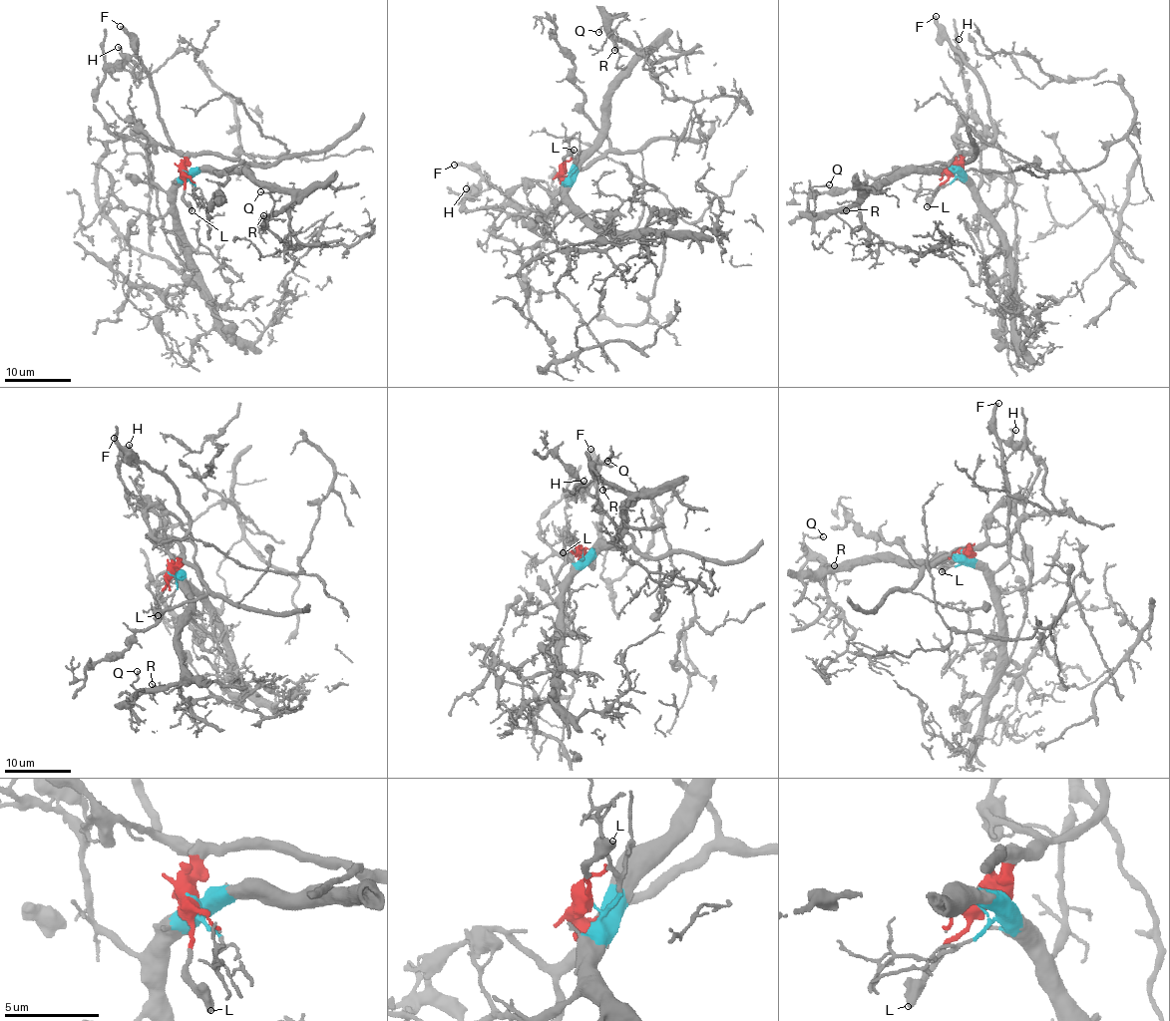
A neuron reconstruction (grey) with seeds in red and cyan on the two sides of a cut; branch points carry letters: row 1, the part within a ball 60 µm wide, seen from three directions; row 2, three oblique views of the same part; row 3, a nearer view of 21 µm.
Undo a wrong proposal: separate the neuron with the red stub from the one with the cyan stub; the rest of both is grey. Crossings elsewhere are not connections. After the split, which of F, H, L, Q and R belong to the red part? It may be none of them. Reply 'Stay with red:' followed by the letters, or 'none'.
Stay with red: F, H, L

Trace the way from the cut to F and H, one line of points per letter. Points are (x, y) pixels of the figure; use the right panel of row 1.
F: (951, 170), (966, 154), (986, 146), (994, 132), (994, 126), (977, 71), (953, 47), (935, 16)
H: (951, 170), (966, 154), (973, 154), (990, 141), (994, 132), (979, 73), (956, 52), (959, 39)

